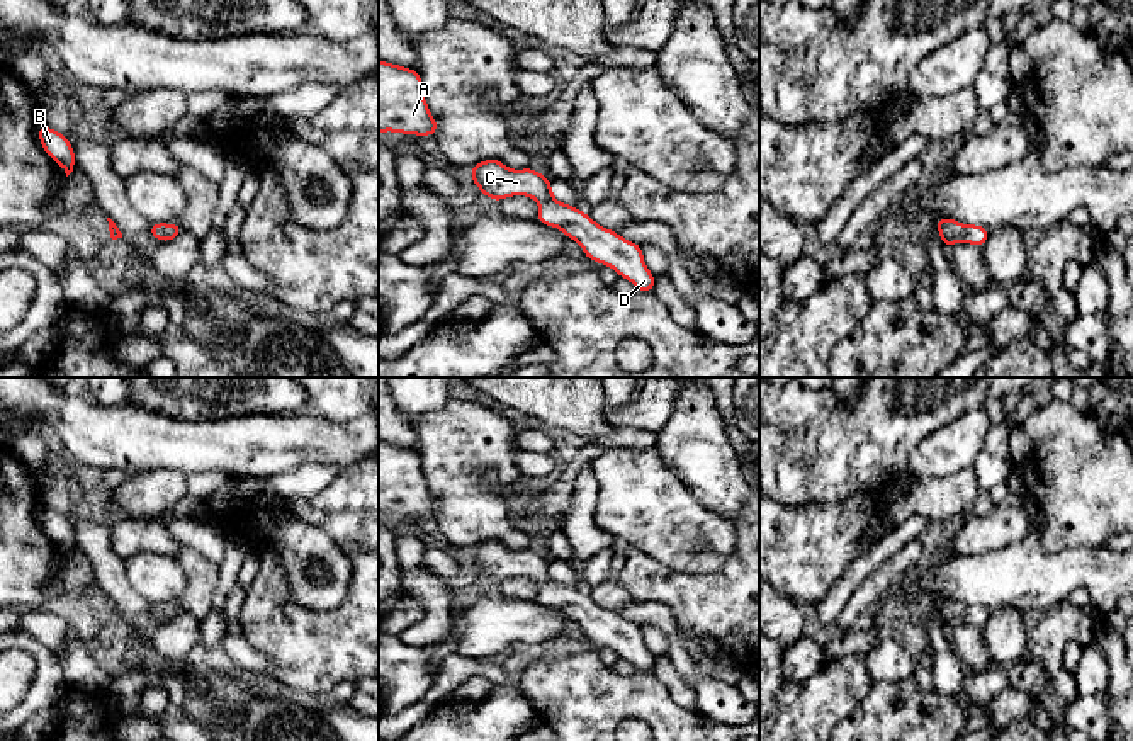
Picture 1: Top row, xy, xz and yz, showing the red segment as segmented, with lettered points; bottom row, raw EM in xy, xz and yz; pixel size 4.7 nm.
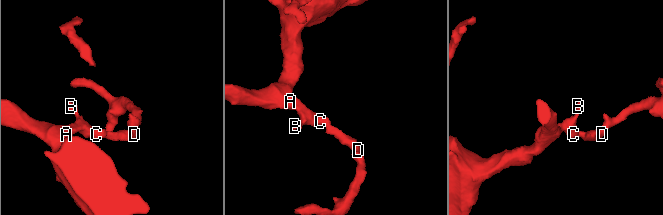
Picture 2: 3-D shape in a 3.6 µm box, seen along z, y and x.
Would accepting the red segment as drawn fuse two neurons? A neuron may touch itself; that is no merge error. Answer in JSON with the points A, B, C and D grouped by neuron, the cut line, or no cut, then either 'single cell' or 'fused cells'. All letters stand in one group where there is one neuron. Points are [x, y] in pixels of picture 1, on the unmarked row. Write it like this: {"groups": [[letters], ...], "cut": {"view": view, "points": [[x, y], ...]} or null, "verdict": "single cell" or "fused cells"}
{"groups": [["A", "B", "C", "D"]], "cut": null, "verdict": "single cell"}

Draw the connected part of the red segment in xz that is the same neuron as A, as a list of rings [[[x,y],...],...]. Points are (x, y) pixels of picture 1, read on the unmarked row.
[[[379,440],[379,515],[435,517],[438,505],[423,476],[416,450]]]

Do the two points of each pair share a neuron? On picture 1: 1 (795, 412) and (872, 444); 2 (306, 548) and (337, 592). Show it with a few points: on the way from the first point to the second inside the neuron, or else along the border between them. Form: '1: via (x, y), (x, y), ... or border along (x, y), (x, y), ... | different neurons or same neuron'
1: via (814, 427), (834, 444), (853, 444) | same neuron
2: via (320, 549), (338, 568), (338, 578) | same neuron

